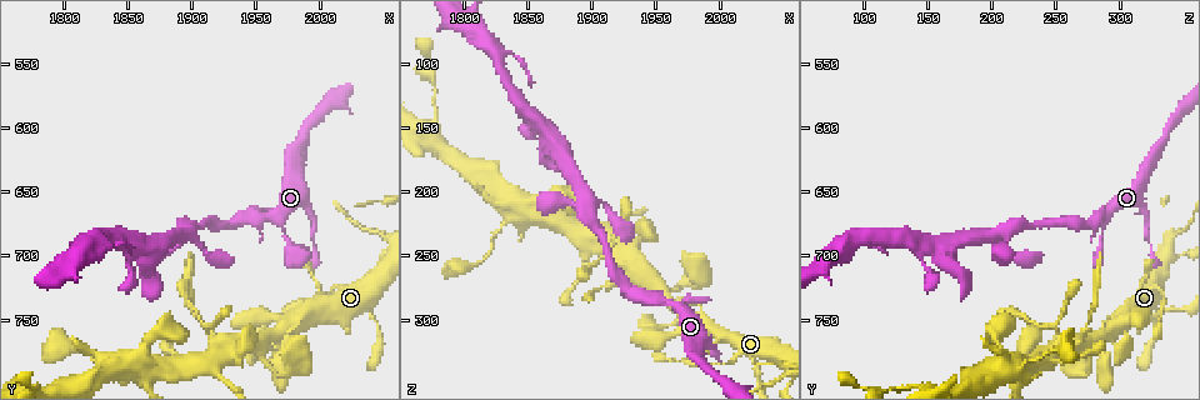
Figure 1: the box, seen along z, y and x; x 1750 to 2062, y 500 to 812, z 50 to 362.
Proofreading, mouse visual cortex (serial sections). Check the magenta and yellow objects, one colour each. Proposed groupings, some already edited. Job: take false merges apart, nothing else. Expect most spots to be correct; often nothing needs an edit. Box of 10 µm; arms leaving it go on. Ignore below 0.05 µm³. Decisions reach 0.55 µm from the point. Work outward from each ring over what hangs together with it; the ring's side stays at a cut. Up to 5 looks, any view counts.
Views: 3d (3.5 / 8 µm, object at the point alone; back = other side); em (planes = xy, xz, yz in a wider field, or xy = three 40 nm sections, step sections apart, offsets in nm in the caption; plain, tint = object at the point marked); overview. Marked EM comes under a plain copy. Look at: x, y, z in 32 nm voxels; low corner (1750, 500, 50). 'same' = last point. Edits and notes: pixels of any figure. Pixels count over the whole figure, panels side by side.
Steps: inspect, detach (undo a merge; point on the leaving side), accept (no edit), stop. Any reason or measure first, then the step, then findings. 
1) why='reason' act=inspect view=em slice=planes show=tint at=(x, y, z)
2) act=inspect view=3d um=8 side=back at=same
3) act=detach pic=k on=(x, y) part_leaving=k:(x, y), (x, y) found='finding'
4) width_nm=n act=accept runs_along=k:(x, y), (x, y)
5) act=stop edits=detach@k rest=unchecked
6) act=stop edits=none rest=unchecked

why='a narrow waist' act=inspect view=em slice=xy step=1 show=tint at=(1972, 682, 288)

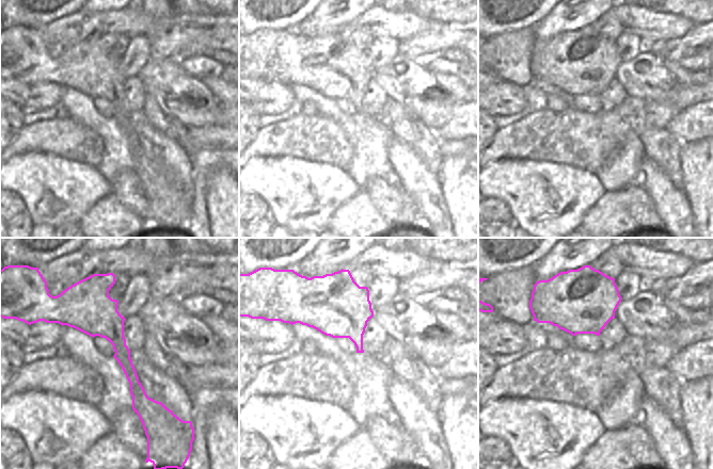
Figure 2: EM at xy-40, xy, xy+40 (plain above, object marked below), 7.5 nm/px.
why='see where the arms go' act=inspect view=3d um=3.5 at=same

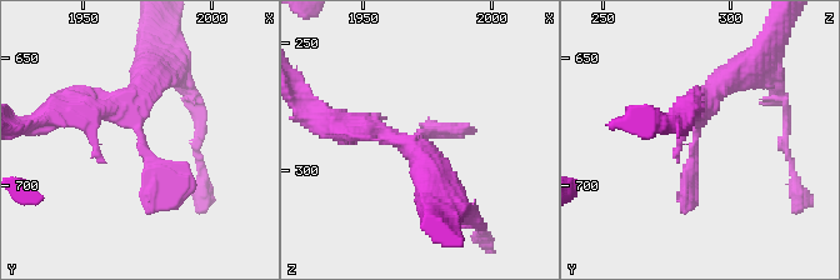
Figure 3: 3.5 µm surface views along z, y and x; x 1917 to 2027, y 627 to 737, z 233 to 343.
act=accept runs_along=2:(103, 289), (103, 318), (146, 422) found='one cell here'

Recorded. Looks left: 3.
why='calibre changes' act=inspect view=3d um=3.5 at=(1894, 680, 210)

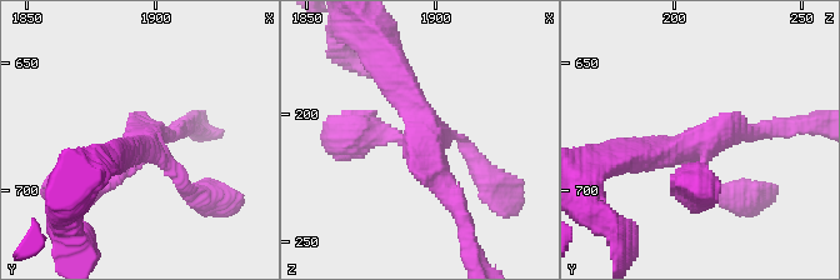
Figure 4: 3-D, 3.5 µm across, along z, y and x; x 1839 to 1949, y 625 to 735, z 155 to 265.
arms=4 arm_widths_nm=150,250,250,350 why='shape alone is not enough' act=inspect view=em slice=xy step=3 show=tint at=(1895, 680, 212)

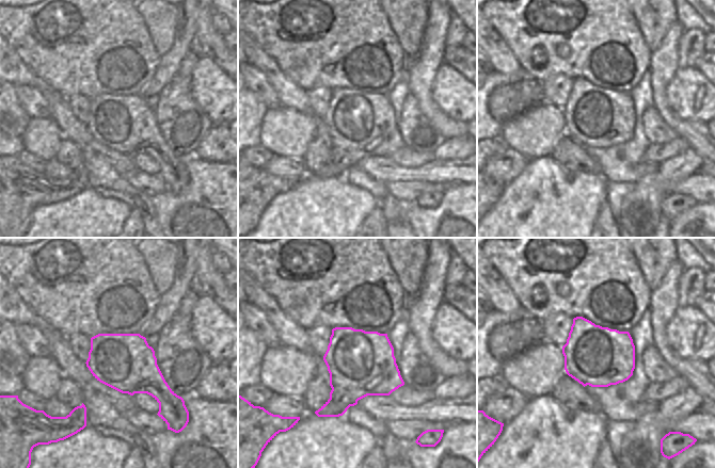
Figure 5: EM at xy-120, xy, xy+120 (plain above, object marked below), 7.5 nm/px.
act=accept runs_along=4:(460, 211), (395, 74) found='continuous, no second cell'

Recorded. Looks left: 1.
act=stop edits=none rest=unchecked

